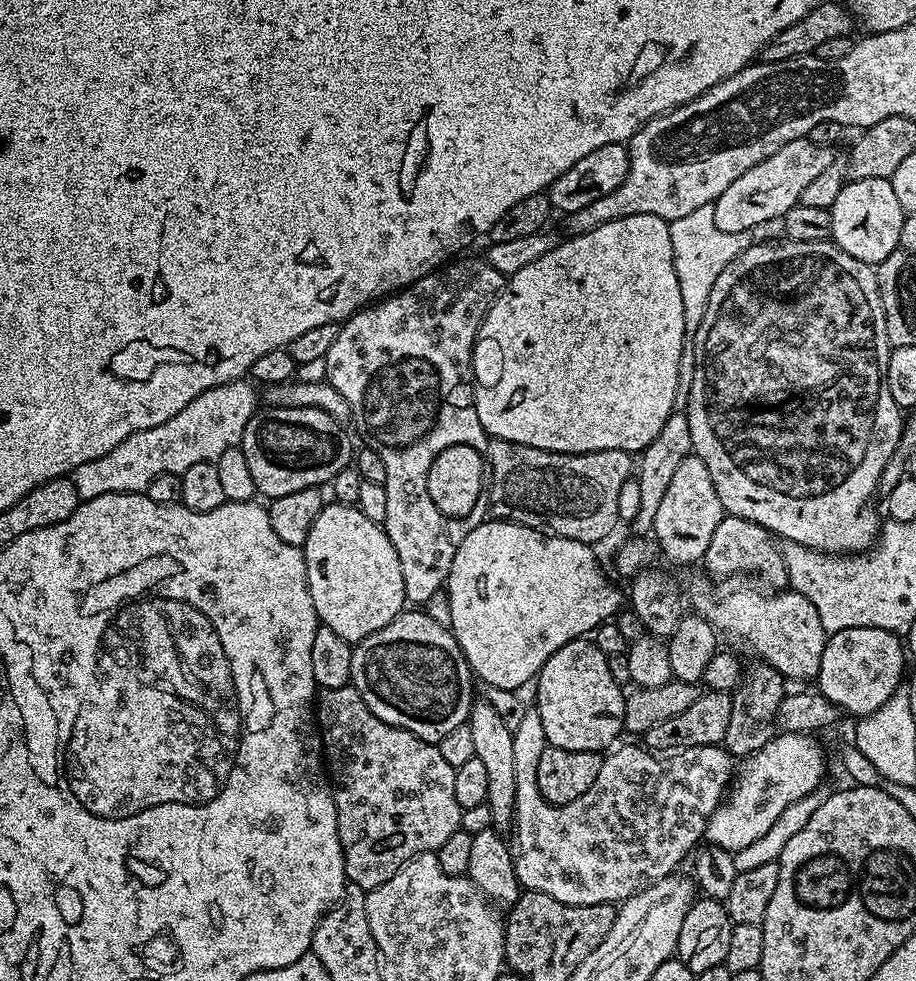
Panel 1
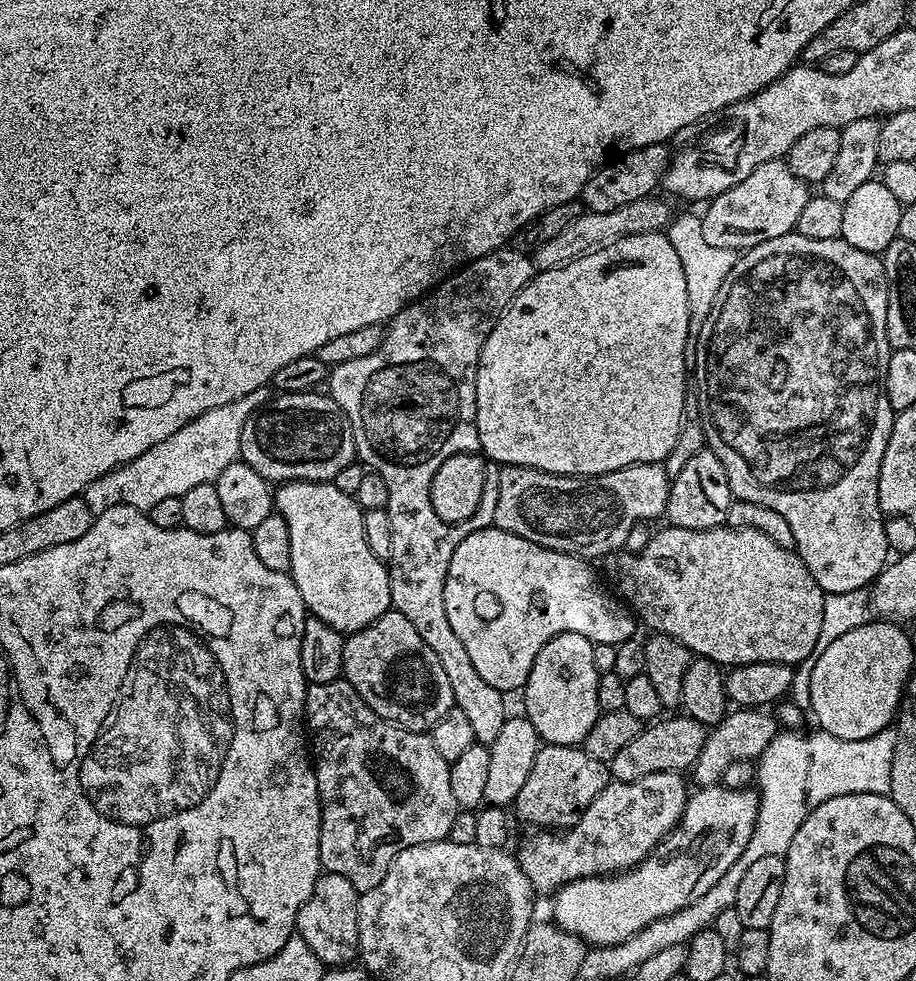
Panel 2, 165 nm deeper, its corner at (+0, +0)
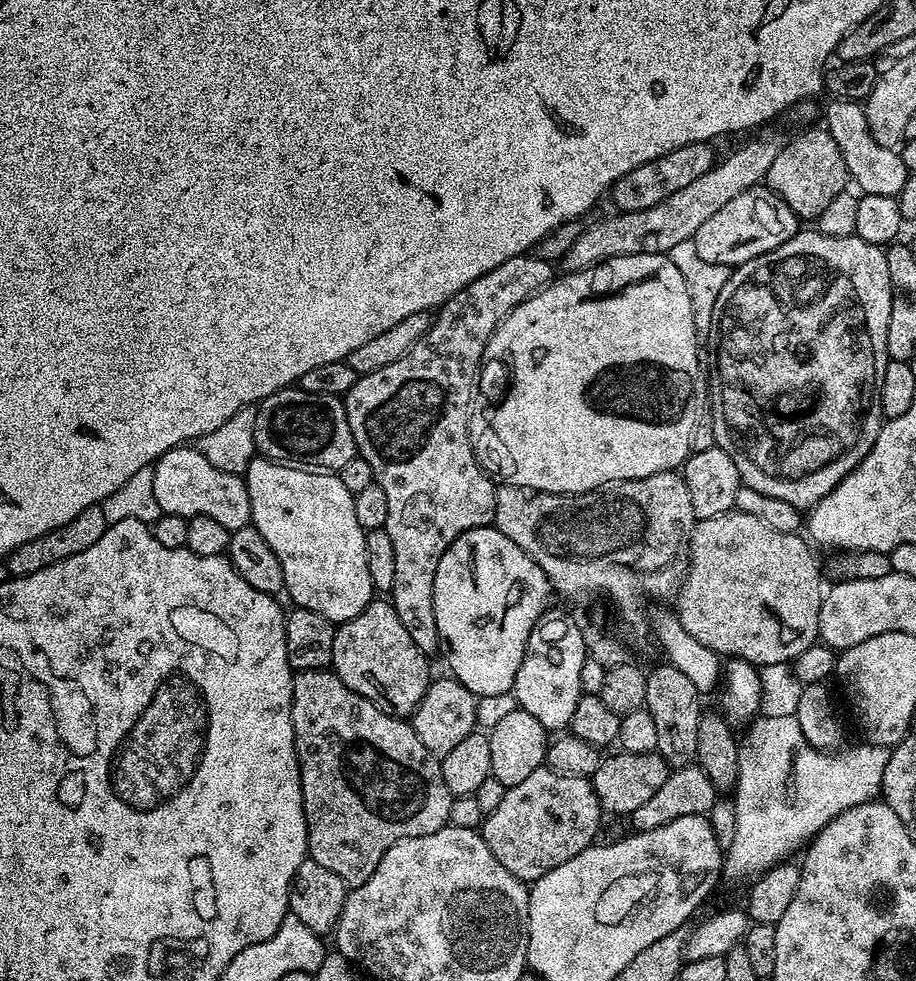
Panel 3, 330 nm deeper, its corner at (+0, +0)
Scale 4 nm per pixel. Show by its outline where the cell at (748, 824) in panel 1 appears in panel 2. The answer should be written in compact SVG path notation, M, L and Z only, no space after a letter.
M721 783L712 784L708 788L697 787L689 795L684 807L684 813L675 830L661 844L656 845L655 850L641 864L636 865L635 868L628 868L624 872L618 872L610 876L591 876L590 878L575 880L574 882L565 884L559 892L555 893L554 900L556 900L556 905L552 908L553 914L556 915L553 916L555 923L559 924L561 928L566 929L570 934L580 937L585 945L607 946L626 942L631 936L638 934L638 930L650 926L650 922L654 922L666 914L674 914L674 910L682 910L682 906L690 906L690 902L694 902L697 898L702 898L702 894L706 894L706 890L710 890L710 886L714 886L714 882L718 882L718 878L722 878L722 874L726 874L726 870L730 870L730 866L734 866L734 862L738 862L738 854L742 854L742 850L746 850L746 842L750 842L750 834L754 830L754 822L758 818L759 805L759 791L752 788L726 788Z

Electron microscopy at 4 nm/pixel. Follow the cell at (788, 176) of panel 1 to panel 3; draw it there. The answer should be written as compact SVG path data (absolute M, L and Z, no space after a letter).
M767 186L742 190L738 198L726 202L707 222L698 226L694 237L698 255L706 262L735 266L745 264L794 238L798 231L798 218Z

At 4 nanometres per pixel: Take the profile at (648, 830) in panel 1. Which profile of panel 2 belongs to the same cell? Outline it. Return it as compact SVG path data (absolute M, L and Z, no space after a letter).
M678 772L646 774L634 782L612 780L602 790L602 794L594 798L591 809L581 814L577 824L563 830L533 831L531 833L533 836L528 836L521 842L520 852L515 853L515 858L520 864L522 874L530 878L530 886L536 894L540 892L555 894L565 884L575 880L624 872L646 860L655 850L656 845L661 844L675 830L682 818L689 795L689 781Z

